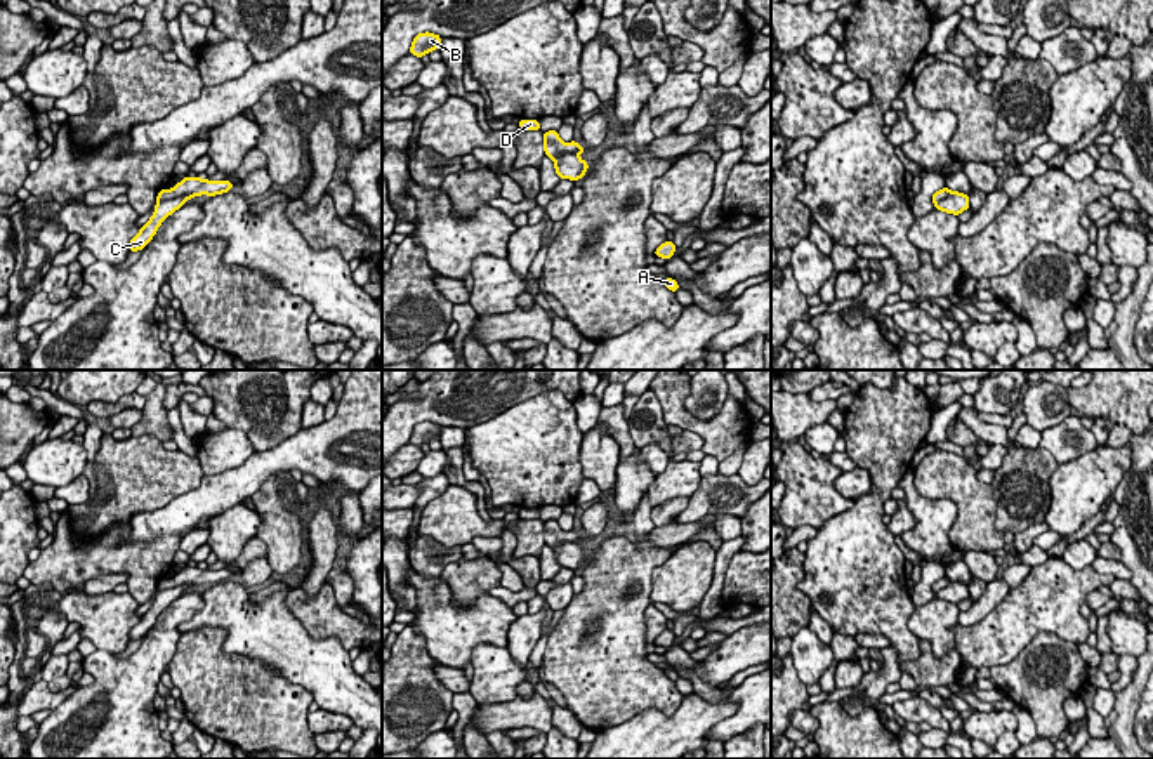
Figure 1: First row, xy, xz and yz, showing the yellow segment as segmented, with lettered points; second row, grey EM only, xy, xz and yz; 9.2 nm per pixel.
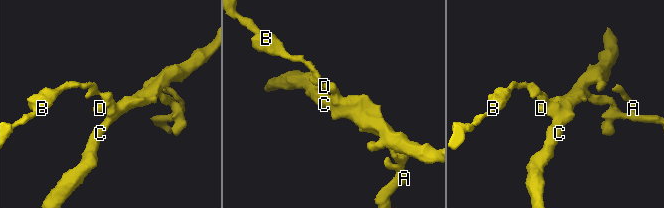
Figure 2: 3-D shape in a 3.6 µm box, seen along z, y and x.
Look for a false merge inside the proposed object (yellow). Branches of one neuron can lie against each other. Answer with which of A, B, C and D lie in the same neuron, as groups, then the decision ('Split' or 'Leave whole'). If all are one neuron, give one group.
Groups: A B D / C. Split

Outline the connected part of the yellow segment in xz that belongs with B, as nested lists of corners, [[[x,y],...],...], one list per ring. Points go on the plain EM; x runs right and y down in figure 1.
[[[418,422],[415,424],[410,443],[422,446],[424,443],[429,443],[434,438],[441,438],[441,426],[434,422]]]

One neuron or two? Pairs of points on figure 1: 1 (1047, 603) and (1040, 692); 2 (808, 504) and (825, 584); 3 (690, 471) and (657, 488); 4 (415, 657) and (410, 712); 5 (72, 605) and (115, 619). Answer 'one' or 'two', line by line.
1: two
2: two
3: one
4: one
5: one

